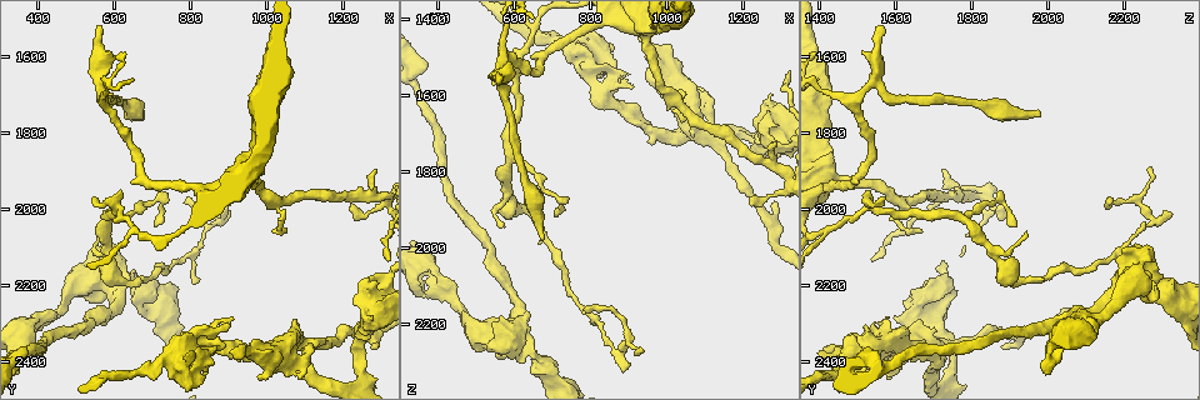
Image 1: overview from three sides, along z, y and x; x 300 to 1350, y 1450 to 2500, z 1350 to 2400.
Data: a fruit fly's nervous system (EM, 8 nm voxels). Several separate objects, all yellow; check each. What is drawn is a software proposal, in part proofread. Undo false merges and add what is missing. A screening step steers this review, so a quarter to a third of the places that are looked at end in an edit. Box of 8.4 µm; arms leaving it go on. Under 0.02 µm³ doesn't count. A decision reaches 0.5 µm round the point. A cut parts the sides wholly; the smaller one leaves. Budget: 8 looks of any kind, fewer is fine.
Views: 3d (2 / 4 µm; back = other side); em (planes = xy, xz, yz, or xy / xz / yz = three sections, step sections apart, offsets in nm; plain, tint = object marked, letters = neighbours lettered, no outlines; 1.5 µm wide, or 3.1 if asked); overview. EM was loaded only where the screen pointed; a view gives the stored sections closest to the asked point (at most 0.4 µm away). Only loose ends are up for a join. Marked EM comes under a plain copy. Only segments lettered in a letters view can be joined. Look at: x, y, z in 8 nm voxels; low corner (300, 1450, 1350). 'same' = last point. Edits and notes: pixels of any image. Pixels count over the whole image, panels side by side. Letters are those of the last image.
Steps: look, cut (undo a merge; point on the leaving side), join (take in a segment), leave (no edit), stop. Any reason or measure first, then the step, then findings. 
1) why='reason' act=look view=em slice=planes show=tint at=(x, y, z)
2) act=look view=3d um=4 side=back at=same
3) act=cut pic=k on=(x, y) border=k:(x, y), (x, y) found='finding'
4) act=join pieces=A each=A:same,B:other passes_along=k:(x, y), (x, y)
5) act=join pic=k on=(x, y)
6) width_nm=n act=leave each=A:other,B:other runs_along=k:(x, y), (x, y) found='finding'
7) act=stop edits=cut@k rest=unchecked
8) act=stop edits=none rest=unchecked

why='thin end' act=look view=em slice=planes show=letters at=(935, 1890, 2260)

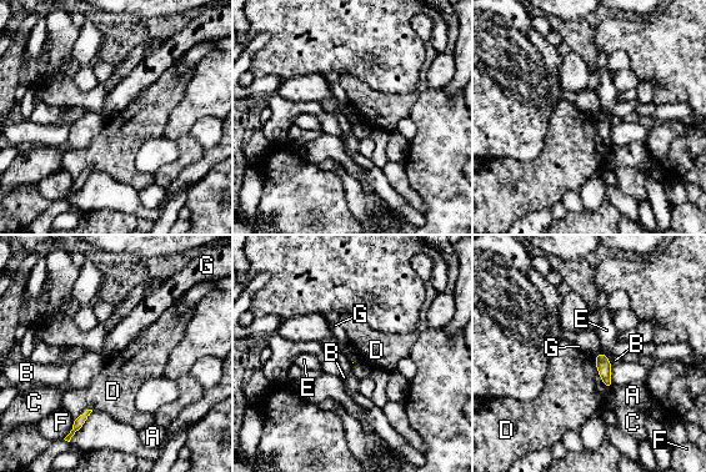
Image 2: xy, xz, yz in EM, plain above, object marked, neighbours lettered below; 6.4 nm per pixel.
longest_contact=D:220nm act=leave each=A:other,B:other,C:other,D:other,E:other,F:other,G:other found='no lettered segment goes on from it'

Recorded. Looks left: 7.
why='abrupt turn' act=look view=3d um=2 at=(410, 2285, 2095)

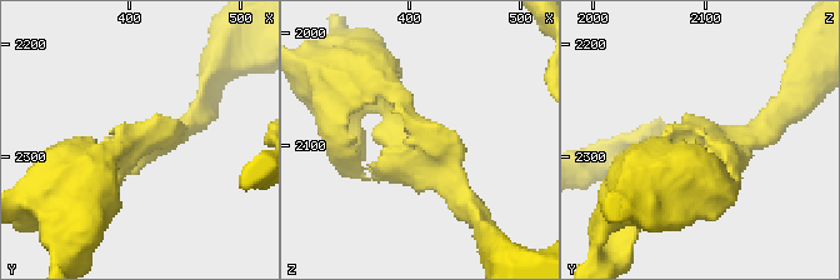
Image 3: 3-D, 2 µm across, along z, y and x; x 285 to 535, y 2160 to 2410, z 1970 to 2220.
act=look view=em slice=xz step=8 show=tint at=(416, 2280, 2092)

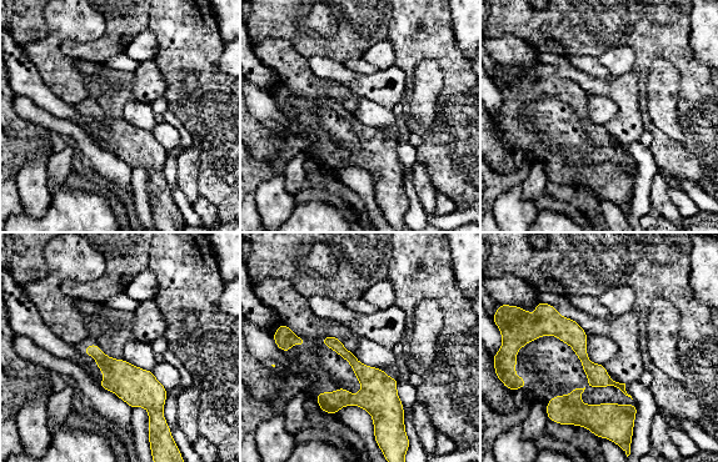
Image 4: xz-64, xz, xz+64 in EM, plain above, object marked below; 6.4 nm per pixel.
why='another direction' act=look view=em slice=planes show=letters at=same

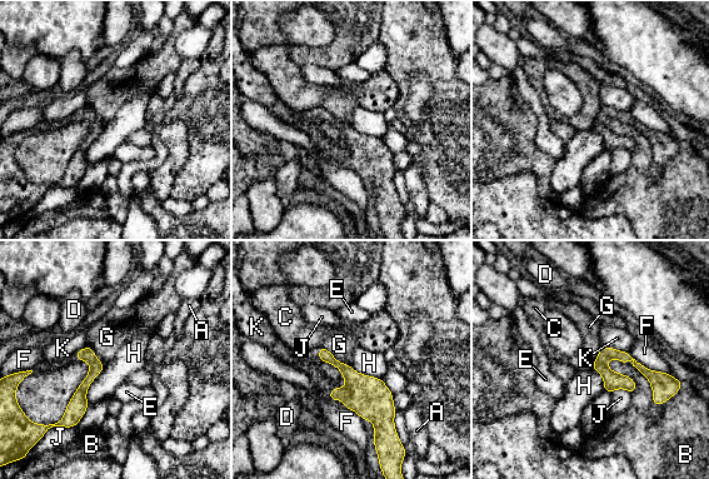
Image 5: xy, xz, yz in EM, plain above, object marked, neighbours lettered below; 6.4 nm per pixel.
longest_contact=B:300nm act=leave each=A:other,B:other,C:other,D:other,E:other,F:other,G:other,H:other,J:other,K:other border=5:(632, 363), (648, 380), (654, 404) found='continuous, no second neuron'

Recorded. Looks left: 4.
why='an open end' act=look view=3d um=4 at=(1080, 2300, 1650)

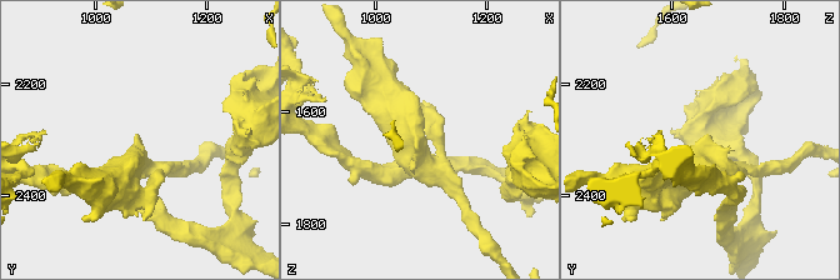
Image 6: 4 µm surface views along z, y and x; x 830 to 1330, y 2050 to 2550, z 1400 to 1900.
act=look view=em slice=xz step=8 show=letters at=(1080, 2300, 1645)

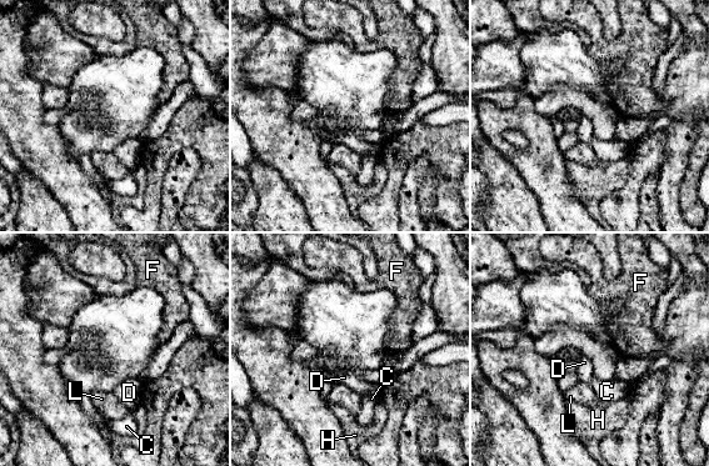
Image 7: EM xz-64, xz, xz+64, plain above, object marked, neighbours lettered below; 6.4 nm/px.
act=look view=em slice=planes show=letters at=same

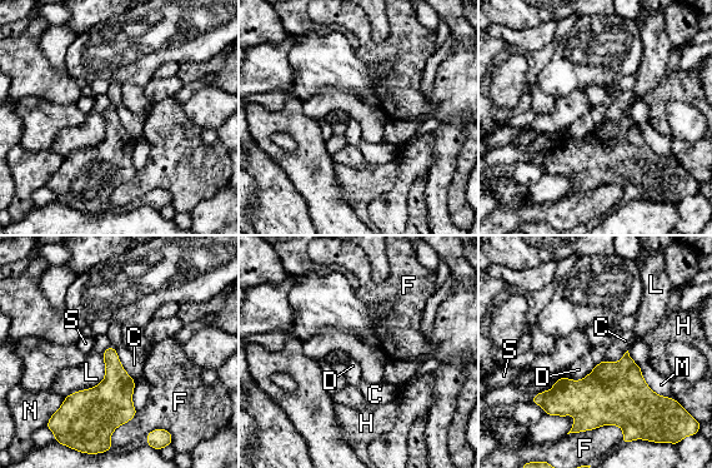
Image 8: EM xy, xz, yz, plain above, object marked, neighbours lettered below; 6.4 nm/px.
width_nm=140 act=leave each=C:other,D:other,F:other,H:other,L:other,M:other,N:other,S:other found='no lettered segment goes on from it'

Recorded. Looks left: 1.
act=stop edits=none rest=unchecked

